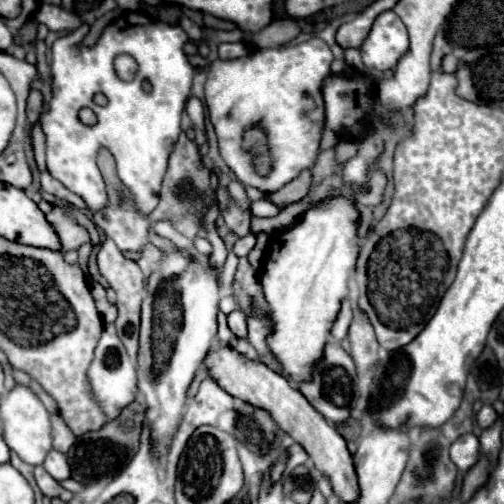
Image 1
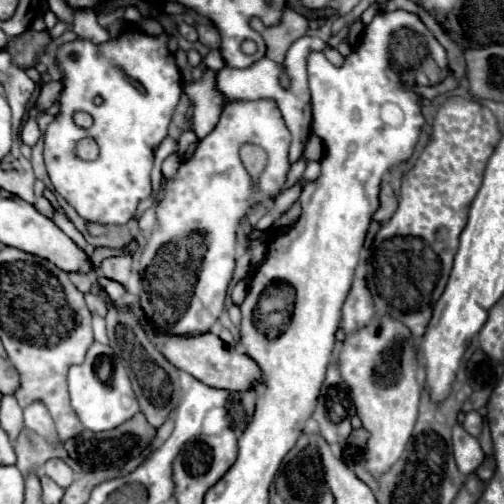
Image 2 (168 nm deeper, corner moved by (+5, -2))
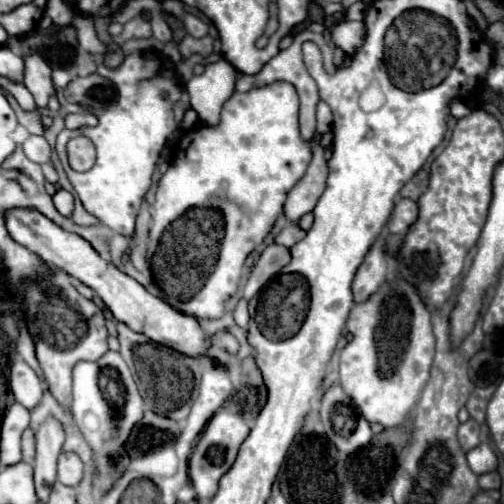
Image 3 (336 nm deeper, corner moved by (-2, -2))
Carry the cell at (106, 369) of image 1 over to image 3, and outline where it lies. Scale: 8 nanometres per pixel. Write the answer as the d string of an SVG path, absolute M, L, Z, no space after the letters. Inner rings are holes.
M108 352L104 354L100 360L96 362L78 362L74 366L74 400L72 400L72 414L76 418L76 426L78 430L82 432L82 436L86 438L86 442L92 446L94 454L96 454L96 460L98 460L98 482L100 482L100 490L106 492L124 472L124 466L126 466L126 458L124 458L124 448L122 444L126 442L132 426L142 418L142 412L144 412L144 402L140 398L140 392L136 388L136 382L132 378L132 372L128 368L128 364L118 358L118 352ZM112 354L112 356L110 356ZM106 368L114 368L118 370L120 378L122 378L122 384L126 388L126 406L122 410L118 410L116 406L112 406L100 386L98 386L98 374L100 370L106 370Z

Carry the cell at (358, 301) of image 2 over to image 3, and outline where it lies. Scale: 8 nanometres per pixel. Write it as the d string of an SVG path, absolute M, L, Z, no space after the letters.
M378 240L370 252L366 254L364 262L360 264L356 278L352 282L352 294L354 302L366 302L372 294L380 290L380 286L386 280L386 260L384 260L384 242Z

